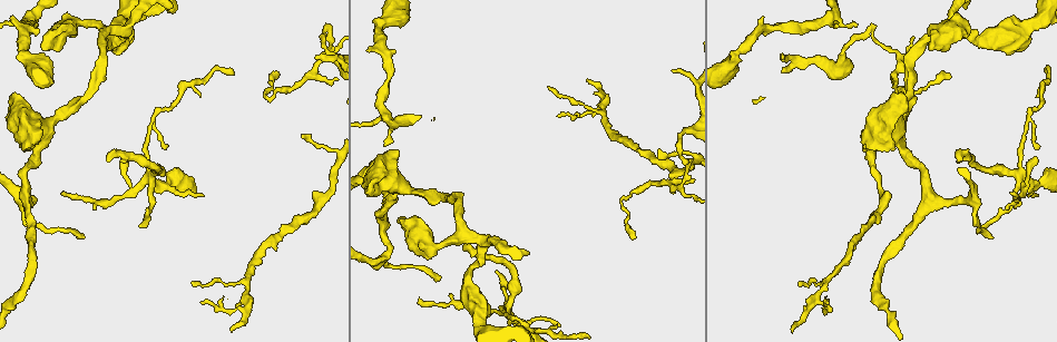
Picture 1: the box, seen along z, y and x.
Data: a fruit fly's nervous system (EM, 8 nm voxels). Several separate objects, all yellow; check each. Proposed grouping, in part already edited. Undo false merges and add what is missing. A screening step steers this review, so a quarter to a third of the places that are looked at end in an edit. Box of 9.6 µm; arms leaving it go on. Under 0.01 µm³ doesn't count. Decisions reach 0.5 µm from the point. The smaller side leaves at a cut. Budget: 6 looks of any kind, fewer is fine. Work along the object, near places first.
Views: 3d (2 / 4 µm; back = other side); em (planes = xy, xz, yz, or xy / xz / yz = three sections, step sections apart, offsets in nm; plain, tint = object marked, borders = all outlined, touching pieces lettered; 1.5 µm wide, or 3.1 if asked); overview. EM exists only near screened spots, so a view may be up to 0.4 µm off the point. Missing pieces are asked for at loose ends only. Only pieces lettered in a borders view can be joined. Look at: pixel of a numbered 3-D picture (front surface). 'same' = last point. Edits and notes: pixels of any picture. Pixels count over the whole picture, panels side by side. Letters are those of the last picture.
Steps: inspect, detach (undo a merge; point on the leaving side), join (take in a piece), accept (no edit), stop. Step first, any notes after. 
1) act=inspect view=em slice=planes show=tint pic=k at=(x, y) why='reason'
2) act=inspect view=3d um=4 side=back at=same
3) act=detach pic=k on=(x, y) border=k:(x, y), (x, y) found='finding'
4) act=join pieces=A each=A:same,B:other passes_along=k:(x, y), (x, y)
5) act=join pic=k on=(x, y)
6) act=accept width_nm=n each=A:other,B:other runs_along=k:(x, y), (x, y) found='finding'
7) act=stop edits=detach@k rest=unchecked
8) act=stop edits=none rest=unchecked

act=inspect view=3d um=4 pic=1 at=(202, 303)

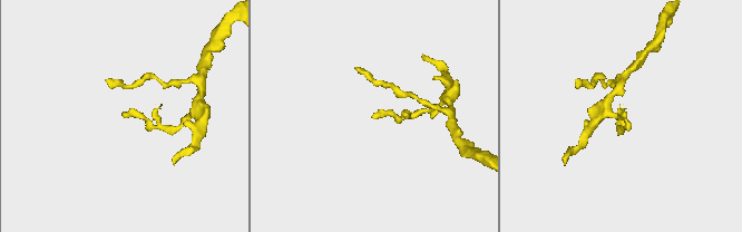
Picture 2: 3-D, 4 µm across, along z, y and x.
act=inspect view=em slice=xz step=4 show=tint pic=2 at=(626, 117)

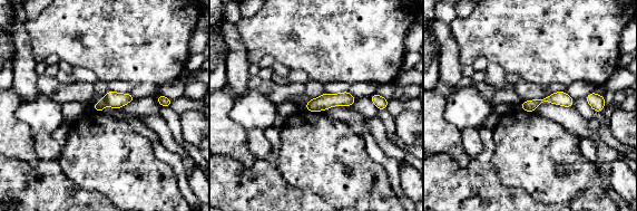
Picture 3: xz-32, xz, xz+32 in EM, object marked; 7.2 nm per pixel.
act=inspect view=em slice=planes show=borders at=same

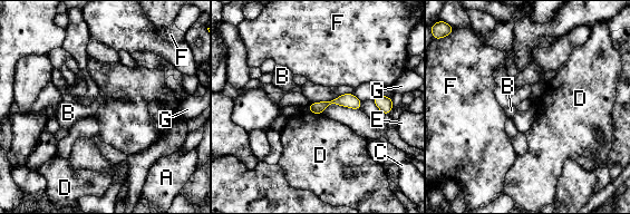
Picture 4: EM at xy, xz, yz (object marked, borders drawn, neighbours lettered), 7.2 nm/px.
act=accept each=A:other,B:other,C:other,D:other,E:other,F:other,G:other border=4:(308, 110), (314, 114), (322, 114) found='none of them fits'

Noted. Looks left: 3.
act=inspect view=em slice=yz step=4 show=tint pic=1 at=(957, 23) why='sudden change in width'

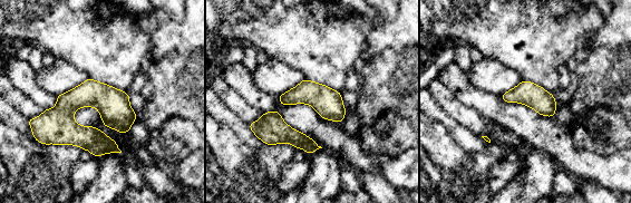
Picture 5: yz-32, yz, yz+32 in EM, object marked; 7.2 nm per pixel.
act=inspect view=em slice=planes show=borders at=same why='cut it another way'

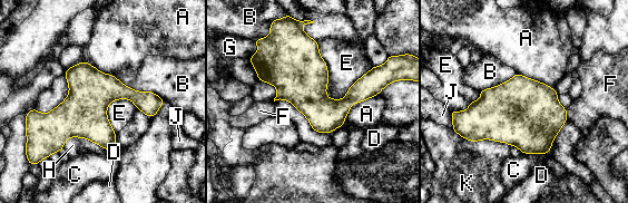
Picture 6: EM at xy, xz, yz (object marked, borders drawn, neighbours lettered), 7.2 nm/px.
act=accept each=A:other,B:other,C:other,D:other,E:other,F:other,G:other,H:other,J:other,K:other border=6:(317, 42), (326, 95), (342, 99) found='continuous, no second neuron'

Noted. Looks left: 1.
act=stop edits=none rest=unchecked

